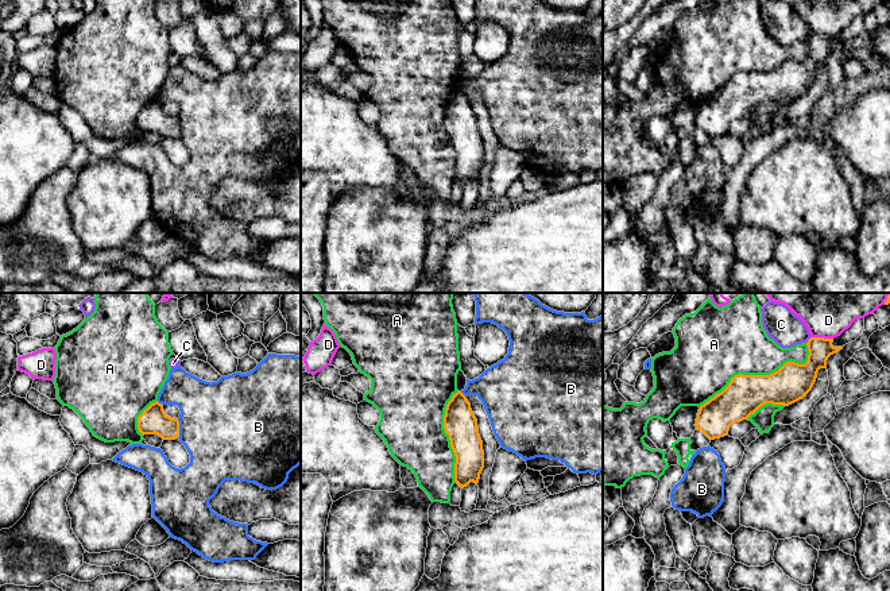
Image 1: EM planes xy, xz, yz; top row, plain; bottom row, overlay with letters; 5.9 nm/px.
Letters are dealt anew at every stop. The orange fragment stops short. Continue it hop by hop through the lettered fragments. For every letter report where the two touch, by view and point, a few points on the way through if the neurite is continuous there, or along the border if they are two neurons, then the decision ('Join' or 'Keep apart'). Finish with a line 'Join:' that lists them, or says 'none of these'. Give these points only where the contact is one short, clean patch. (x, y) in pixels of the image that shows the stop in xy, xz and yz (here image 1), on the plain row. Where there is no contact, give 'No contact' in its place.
A: Touches orange at yz (761, 73). Keep apart
B: Touches orange at xy (178, 126). Boundary: xy (177, 116), (178, 135). Keep apart
C: Touches orange at yz (808, 38). Keep apart
D: Touches orange at yz (821, 35). Keep apart
Join: none of these

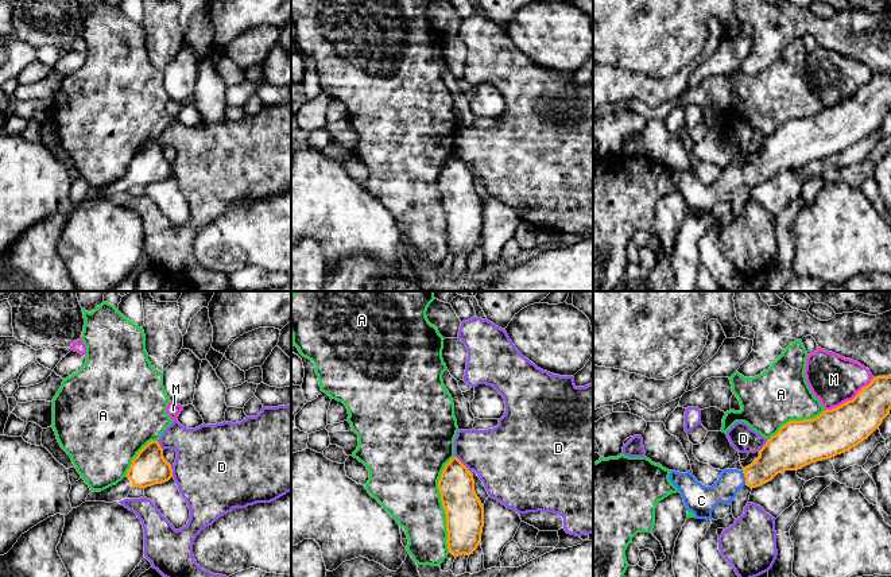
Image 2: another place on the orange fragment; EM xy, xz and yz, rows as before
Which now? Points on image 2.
A: Touches orange at xz (442, 201). Keep apart
C: Touches orange at yz (744, 174). Path across: yz (779, 151), (758, 171), (744, 174), (731, 179). Join
D: Touches orange at xz (463, 162). Boundary: xz (454, 154), (469, 169). Keep apart
M: Touches orange at yz (849, 99). Keep apart
Join: C

